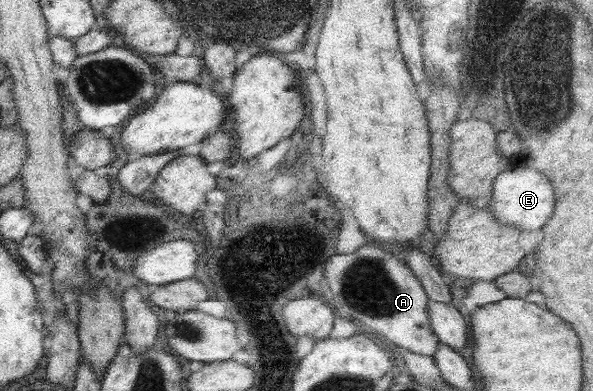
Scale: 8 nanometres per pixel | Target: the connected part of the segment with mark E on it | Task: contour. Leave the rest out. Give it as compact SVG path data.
M519 165L517 168L503 171L494 178L492 194L493 200L487 209L498 221L498 225L514 225L518 232L528 232L540 229L552 216L555 204L553 187L549 179L537 170Z

